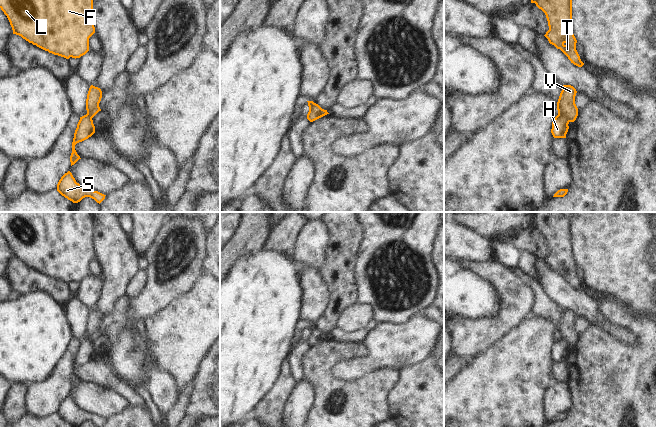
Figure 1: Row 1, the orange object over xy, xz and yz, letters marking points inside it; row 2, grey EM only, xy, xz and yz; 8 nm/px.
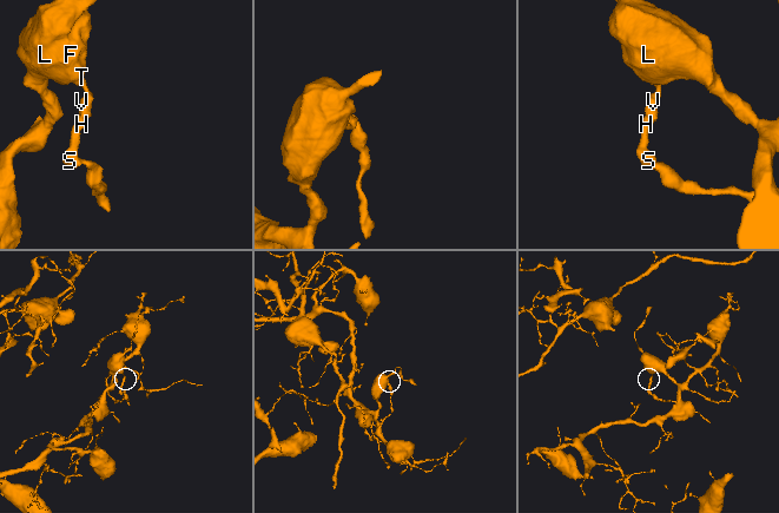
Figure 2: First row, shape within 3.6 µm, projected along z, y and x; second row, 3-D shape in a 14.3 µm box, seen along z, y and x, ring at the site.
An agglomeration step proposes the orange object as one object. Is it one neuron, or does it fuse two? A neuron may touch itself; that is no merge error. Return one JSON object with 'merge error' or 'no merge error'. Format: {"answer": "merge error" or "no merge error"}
{"answer": "merge error"}

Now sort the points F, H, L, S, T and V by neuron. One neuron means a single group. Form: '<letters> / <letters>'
F L T V / H S

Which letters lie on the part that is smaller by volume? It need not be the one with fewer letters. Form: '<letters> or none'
H, S

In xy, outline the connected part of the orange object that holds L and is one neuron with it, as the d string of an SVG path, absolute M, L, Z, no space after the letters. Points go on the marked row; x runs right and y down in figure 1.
M0 0L13 34L66 59L80 58L89 51L89 38L95 33L93 0Z

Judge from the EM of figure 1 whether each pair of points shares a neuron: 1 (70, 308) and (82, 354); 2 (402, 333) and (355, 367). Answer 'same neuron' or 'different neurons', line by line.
1: same neuron
2: same neuron

